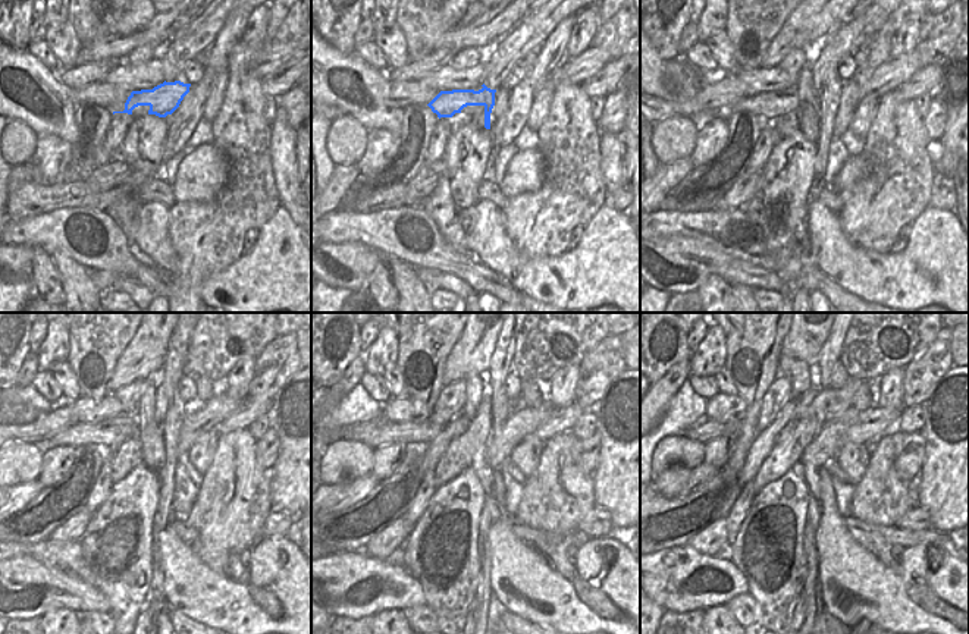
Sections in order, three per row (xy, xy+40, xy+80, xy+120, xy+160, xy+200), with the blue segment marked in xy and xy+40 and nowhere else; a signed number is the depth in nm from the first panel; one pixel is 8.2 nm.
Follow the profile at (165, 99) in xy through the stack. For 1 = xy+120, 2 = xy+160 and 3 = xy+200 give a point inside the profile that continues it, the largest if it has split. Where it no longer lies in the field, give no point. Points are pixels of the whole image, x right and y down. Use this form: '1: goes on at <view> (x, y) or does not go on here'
1: goes on at xy+120 (112, 432)
2: goes on at xy+160 (405, 433)
3: goes on at xy+200 (705, 430)

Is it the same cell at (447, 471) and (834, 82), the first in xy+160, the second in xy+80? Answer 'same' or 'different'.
different

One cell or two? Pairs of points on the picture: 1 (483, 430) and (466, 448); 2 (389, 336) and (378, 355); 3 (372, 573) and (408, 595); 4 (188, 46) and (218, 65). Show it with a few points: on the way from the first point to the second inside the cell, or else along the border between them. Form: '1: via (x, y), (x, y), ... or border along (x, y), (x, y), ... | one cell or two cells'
1: via (479, 435), (470, 443) | one cell
2: via (386, 341), (382, 351) | one cell
3: via (380, 577), (400, 589) | one cell
4: border along (228, 15), (213, 43) | two cells

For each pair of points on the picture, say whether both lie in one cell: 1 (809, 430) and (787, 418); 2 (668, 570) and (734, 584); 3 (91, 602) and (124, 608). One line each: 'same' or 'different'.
1: different
2: same
3: different

